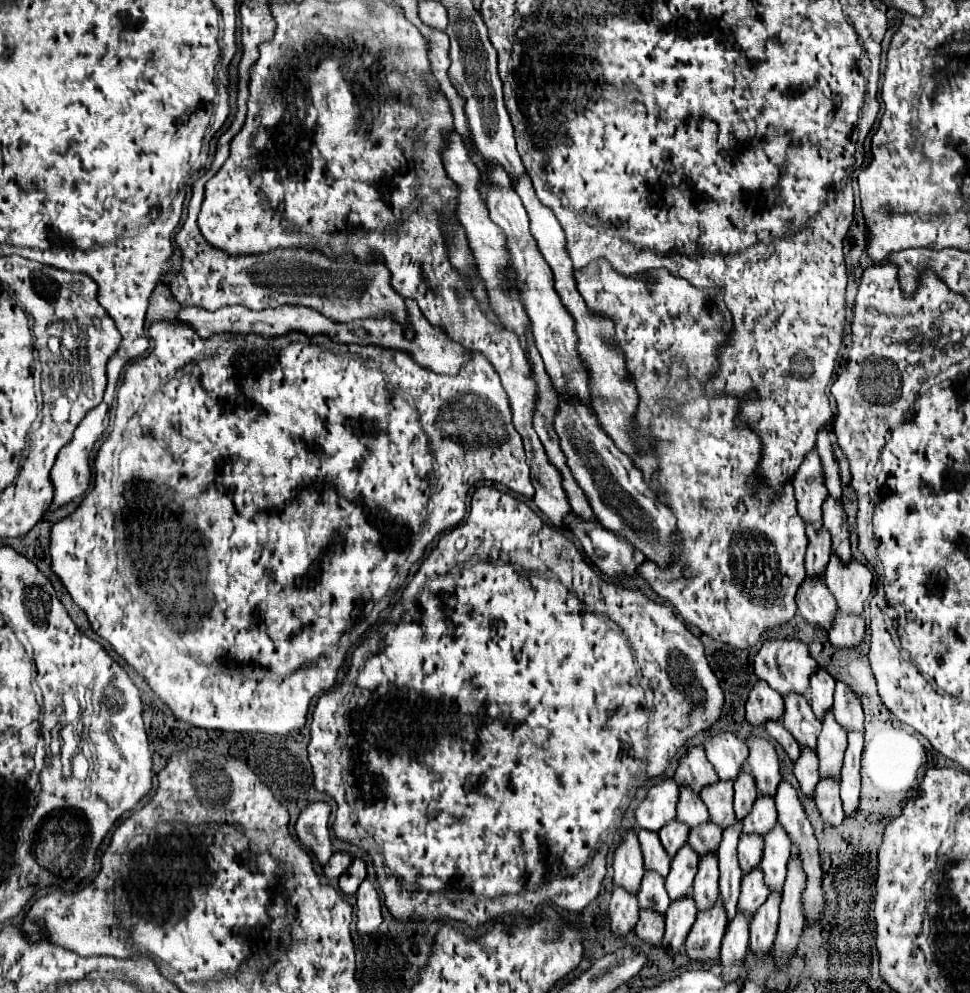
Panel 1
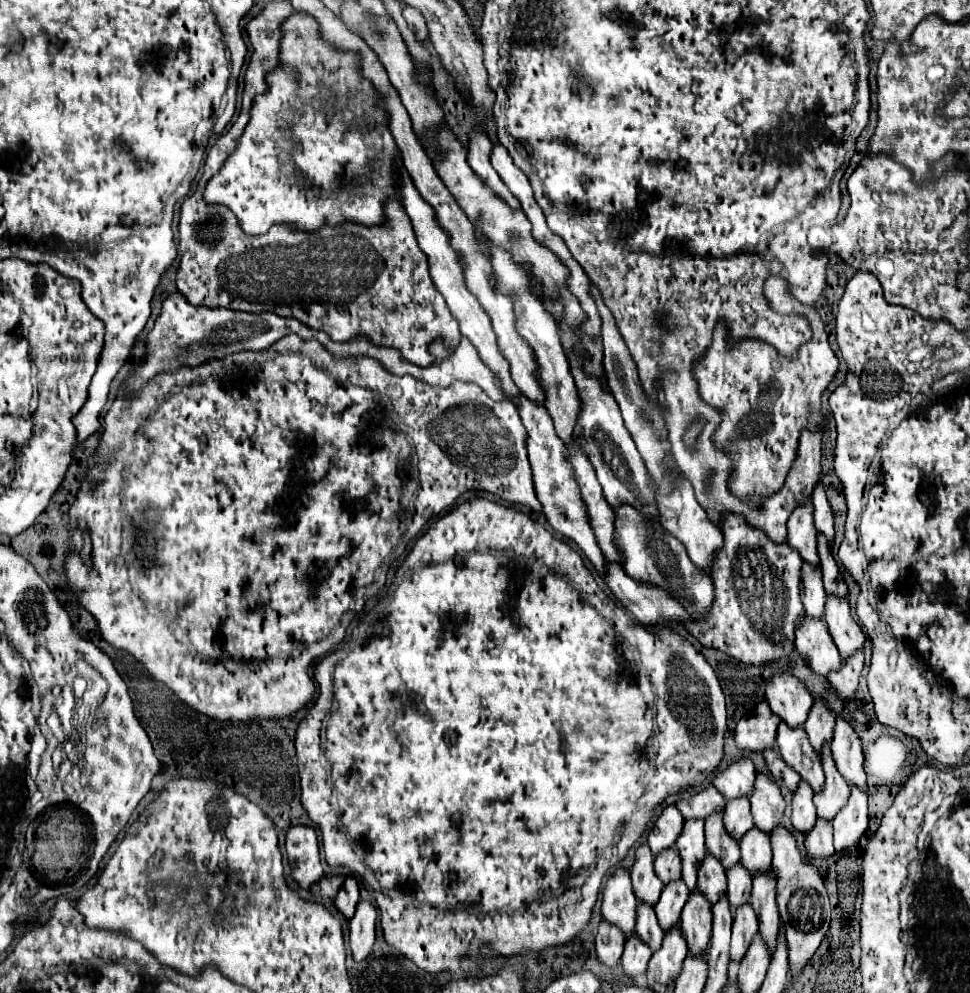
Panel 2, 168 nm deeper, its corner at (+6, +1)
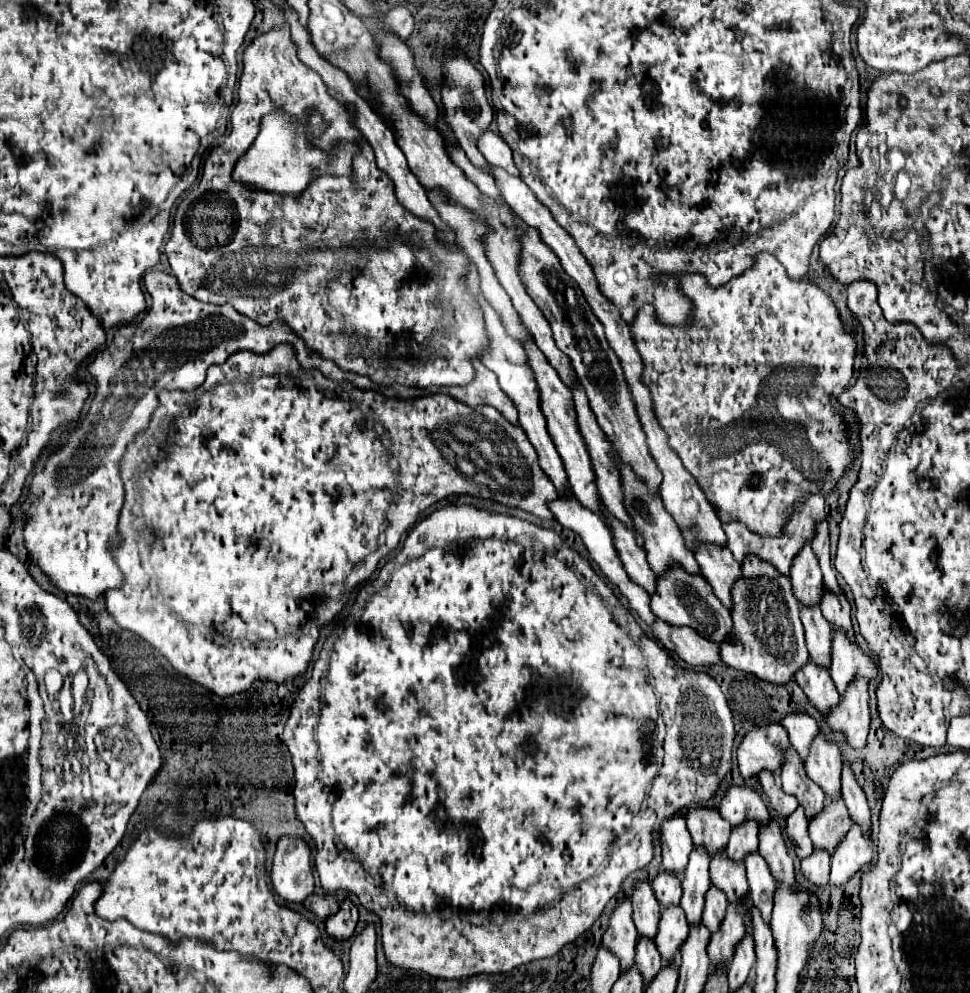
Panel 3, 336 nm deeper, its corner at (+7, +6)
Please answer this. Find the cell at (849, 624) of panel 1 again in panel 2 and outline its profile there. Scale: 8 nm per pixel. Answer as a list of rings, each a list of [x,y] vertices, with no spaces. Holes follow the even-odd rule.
[[[864,649],[842,659],[840,669],[828,675],[828,681],[836,687],[836,695],[840,699],[852,699],[856,695],[858,677],[860,677],[862,667],[864,667]]]

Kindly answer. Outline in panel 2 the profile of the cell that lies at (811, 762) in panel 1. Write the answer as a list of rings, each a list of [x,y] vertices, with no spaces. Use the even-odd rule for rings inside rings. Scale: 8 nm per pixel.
[[[800,779],[800,785],[792,797],[792,825],[796,831],[806,833],[808,827],[816,821],[816,807],[812,803],[812,787],[806,779]]]

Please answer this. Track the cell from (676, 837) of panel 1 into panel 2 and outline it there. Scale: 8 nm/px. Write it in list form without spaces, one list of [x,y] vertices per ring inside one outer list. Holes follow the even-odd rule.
[[[668,847],[668,849],[660,851],[660,853],[656,855],[654,867],[656,867],[656,873],[660,875],[660,879],[662,879],[664,883],[668,883],[668,881],[672,881],[672,879],[680,879],[682,859],[680,859],[680,853],[676,851],[676,847]]]

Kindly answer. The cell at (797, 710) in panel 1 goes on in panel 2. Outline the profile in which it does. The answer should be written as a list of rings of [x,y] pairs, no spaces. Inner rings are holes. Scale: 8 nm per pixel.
[[[780,723],[776,747],[784,761],[792,765],[802,779],[808,779],[814,791],[820,791],[824,785],[824,771],[820,753],[810,745],[804,727],[790,727],[788,723]]]

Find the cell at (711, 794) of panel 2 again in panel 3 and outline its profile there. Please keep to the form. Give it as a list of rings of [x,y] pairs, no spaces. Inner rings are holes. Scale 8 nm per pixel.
[[[695,808],[687,814],[685,820],[693,838],[693,846],[703,846],[707,856],[723,852],[727,848],[731,824],[725,822],[717,810]]]

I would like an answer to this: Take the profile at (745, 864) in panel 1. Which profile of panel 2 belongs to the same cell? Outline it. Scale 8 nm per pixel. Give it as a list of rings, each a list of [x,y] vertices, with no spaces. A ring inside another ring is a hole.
[[[738,861],[730,869],[726,869],[726,877],[728,877],[728,899],[730,899],[732,911],[734,911],[734,907],[738,907],[740,903],[746,903],[750,899],[752,873],[742,865],[742,861]]]

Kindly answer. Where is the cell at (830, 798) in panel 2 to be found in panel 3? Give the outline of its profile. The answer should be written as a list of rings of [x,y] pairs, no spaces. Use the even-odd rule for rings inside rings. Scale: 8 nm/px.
[[[839,798],[839,802],[827,802],[823,814],[819,814],[815,822],[809,822],[809,838],[813,842],[813,848],[833,854],[839,842],[845,838],[851,824],[853,822],[847,818],[843,798]]]

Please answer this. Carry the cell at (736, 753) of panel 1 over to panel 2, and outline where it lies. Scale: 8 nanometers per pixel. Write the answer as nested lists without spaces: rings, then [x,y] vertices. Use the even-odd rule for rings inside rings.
[[[746,757],[732,759],[720,773],[714,777],[714,787],[726,797],[734,799],[740,795],[752,793],[752,777],[754,777],[754,763]]]

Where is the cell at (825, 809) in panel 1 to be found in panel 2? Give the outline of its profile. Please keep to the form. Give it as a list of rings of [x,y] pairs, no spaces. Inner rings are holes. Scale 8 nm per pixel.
[[[816,819],[814,827],[808,831],[806,835],[806,849],[808,849],[808,857],[830,857],[834,853],[834,845],[832,845],[834,837],[832,837],[832,821],[828,823],[828,819]]]

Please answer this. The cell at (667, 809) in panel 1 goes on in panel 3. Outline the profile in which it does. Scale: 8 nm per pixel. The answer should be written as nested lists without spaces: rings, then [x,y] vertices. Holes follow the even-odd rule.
[[[681,816],[669,818],[661,824],[661,846],[663,846],[663,870],[681,876],[689,862],[689,854],[693,850],[691,834]]]

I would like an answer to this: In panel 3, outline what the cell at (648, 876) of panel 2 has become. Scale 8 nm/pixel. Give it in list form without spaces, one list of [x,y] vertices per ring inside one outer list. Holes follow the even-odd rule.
[[[637,882],[631,902],[633,902],[633,922],[637,926],[639,938],[653,940],[659,932],[661,906],[659,902],[655,902],[655,892],[651,890],[651,884]]]

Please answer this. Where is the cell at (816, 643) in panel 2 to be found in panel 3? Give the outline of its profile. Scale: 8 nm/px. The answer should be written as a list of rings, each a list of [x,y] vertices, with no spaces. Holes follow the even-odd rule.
[[[803,666],[803,670],[799,670],[799,674],[795,676],[795,682],[801,686],[801,690],[805,692],[807,700],[811,706],[815,706],[823,716],[827,716],[831,712],[833,706],[839,704],[841,696],[837,694],[829,670],[819,670],[817,666]]]

